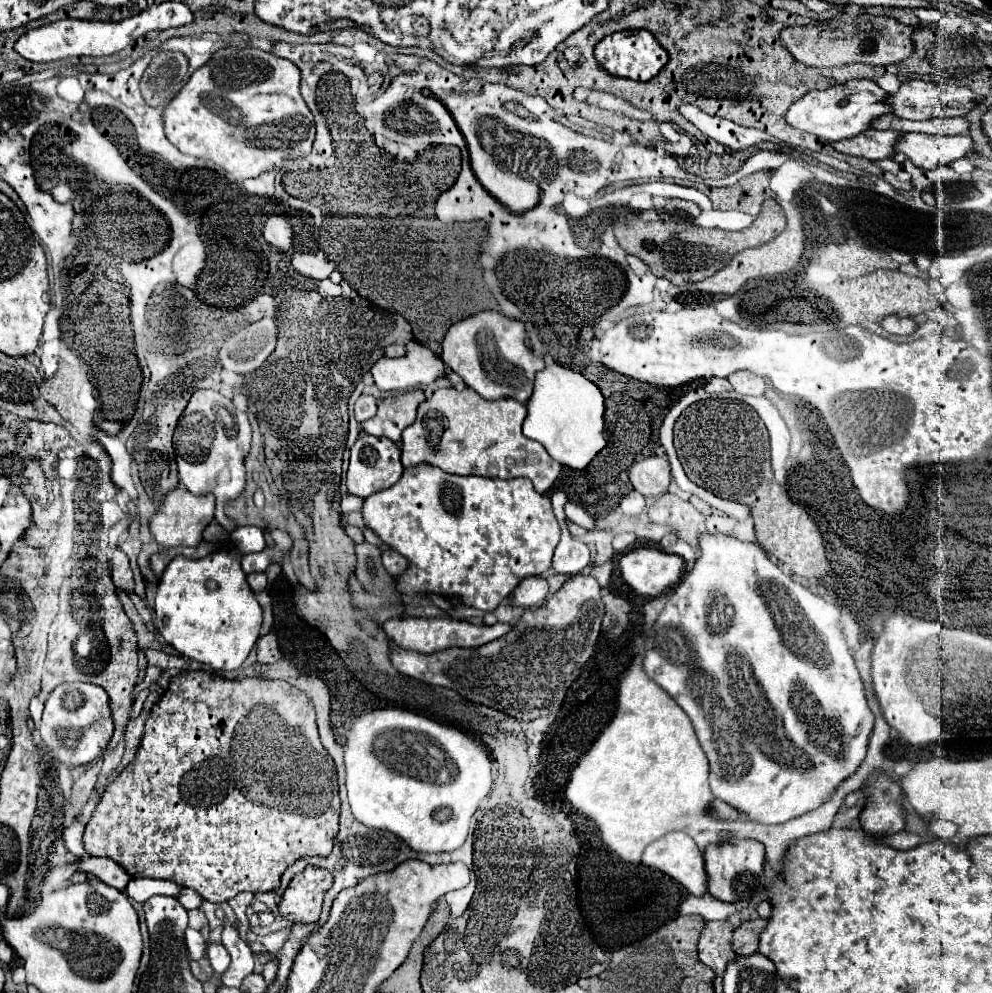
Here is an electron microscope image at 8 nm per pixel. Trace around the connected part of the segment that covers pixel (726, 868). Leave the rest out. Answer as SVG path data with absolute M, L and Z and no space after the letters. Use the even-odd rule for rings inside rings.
M733 840L723 844L711 844L705 848L705 868L709 876L709 894L723 902L751 900L765 890L763 878L765 848L757 840Z

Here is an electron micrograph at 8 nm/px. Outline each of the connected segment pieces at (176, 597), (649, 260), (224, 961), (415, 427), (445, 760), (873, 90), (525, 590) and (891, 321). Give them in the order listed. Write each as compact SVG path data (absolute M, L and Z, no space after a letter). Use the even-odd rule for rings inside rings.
M219 550L199 560L175 556L157 586L155 624L181 656L209 664L213 670L239 668L261 628L261 606L241 570L241 554Z
M767 198L763 202L763 208L757 216L757 220L739 232L725 232L725 230L705 230L699 226L691 224L677 224L677 222L643 222L639 218L631 220L629 224L617 228L617 242L627 254L633 254L641 258L649 270L659 276L667 278L675 286L683 286L689 282L701 282L721 268L725 268L735 254L747 248L761 246L781 234L785 228L785 214L781 206L773 200Z
M209 944L207 958L213 966L213 972L217 972L217 974L223 974L229 966L229 952L225 950L223 944Z
M455 388L437 390L437 392L433 392L433 396L429 400L425 400L419 406L417 420L403 430L403 446L401 446L403 464L409 464L409 468L411 468L411 466L417 466L425 460L425 464L437 466L443 472L457 474L457 476L471 476L471 474L473 476L485 476L485 478L517 478L517 476L523 476L523 478L529 478L533 482L533 486L539 494L543 494L559 478L561 464L557 460L553 460L541 444L523 436L521 424L523 424L525 416L527 416L525 404L521 404L513 398L487 402L479 394L475 394L475 390L471 390L471 388L465 388L461 392Z
M401 708L373 710L355 720L347 734L345 768L349 804L353 816L361 824L367 828L393 832L415 852L433 854L453 852L465 842L471 816L475 814L479 802L489 794L493 784L491 760L479 740L465 736L457 728Z
M849 80L845 84L835 84L825 90L807 92L803 98L789 106L789 110L785 112L785 120L791 128L815 134L817 138L827 142L853 138L865 132L871 126L873 118L891 112L891 108L883 102L885 96L887 92L871 80Z
M525 578L515 592L511 594L511 602L515 606L531 608L531 606L541 606L547 598L547 580L543 578Z
M887 316L881 326L889 334L899 334L899 336L909 336L913 334L913 320L911 318L901 318L901 316Z

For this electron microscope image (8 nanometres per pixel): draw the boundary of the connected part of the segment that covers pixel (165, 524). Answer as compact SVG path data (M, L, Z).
M173 488L171 494L165 496L163 504L157 508L157 512L149 518L149 530L155 536L157 544L163 548L173 548L173 546L197 546L201 542L201 532L209 526L213 520L213 510L215 510L215 496L205 494L205 496L195 496L187 492L185 488Z

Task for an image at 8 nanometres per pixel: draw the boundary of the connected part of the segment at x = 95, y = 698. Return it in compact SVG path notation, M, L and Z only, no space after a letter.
M65 682L59 684L47 698L43 718L39 724L41 742L65 764L91 764L99 756L103 756L111 734L113 734L113 720L109 710L109 698L103 688L85 682Z

